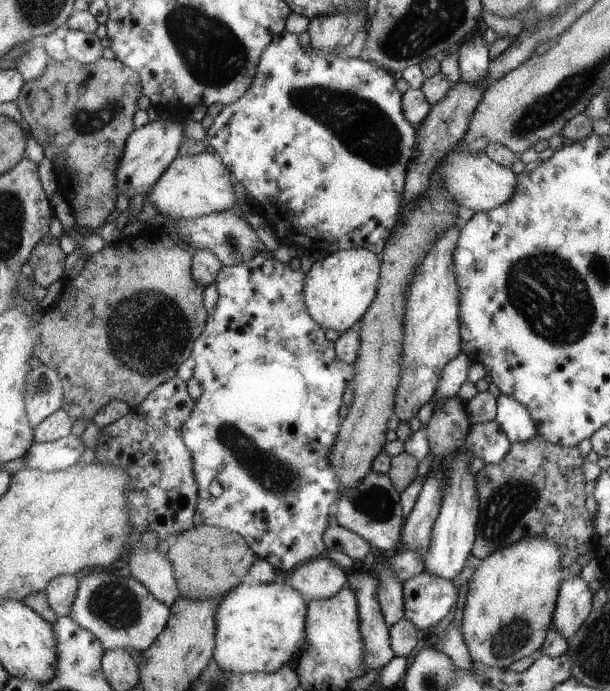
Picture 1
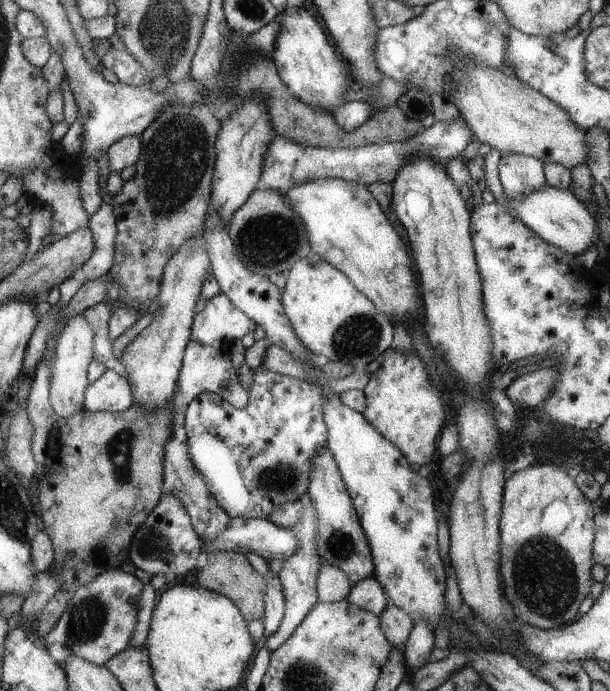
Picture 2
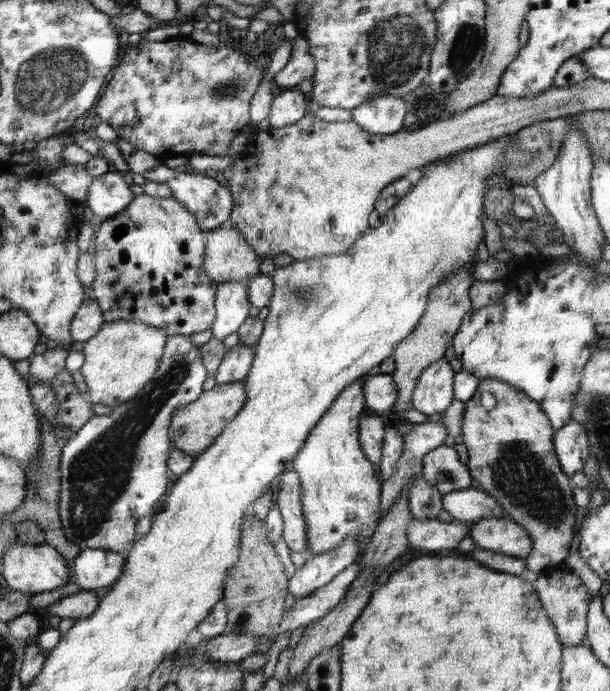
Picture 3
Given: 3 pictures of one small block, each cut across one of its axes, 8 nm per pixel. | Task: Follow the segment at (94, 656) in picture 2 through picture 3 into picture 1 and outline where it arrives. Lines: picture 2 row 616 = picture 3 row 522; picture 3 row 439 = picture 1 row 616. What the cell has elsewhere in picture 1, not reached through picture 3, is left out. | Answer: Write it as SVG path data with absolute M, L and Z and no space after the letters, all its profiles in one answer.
M94 572L80 578L79 592L71 614L78 626L100 639L106 651L132 648L143 653L151 648L160 633L167 628L171 618L171 607L160 602L139 579Z

